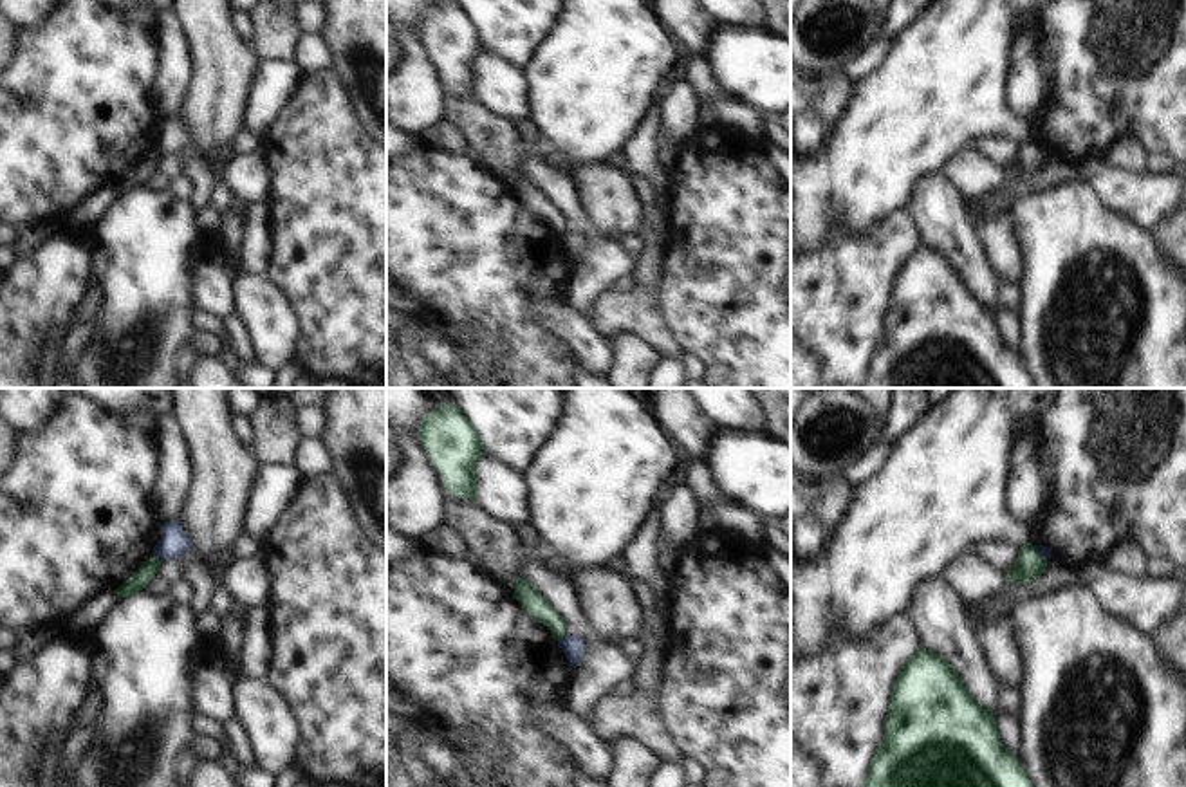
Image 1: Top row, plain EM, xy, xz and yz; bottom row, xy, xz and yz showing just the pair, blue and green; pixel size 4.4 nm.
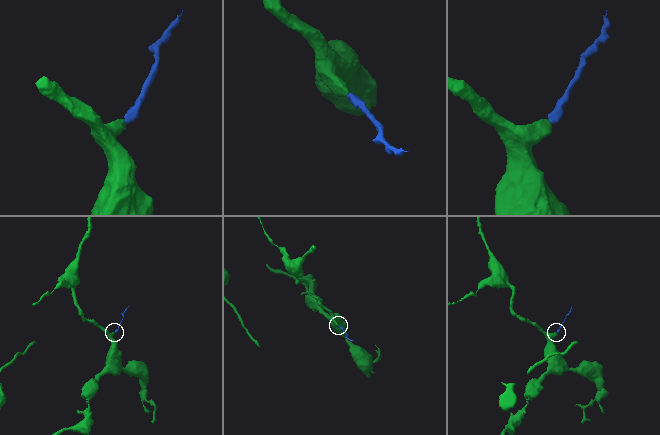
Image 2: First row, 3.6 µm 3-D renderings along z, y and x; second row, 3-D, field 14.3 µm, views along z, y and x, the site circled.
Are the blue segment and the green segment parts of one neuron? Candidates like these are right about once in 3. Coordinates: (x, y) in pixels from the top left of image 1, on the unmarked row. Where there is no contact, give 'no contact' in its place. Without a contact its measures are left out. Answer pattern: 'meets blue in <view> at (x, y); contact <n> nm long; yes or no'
meets blue in xz at (562, 233); contact 60 nm long; no

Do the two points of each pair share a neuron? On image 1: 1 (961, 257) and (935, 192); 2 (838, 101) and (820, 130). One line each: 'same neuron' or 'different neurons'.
1: same neuron
2: different neurons

